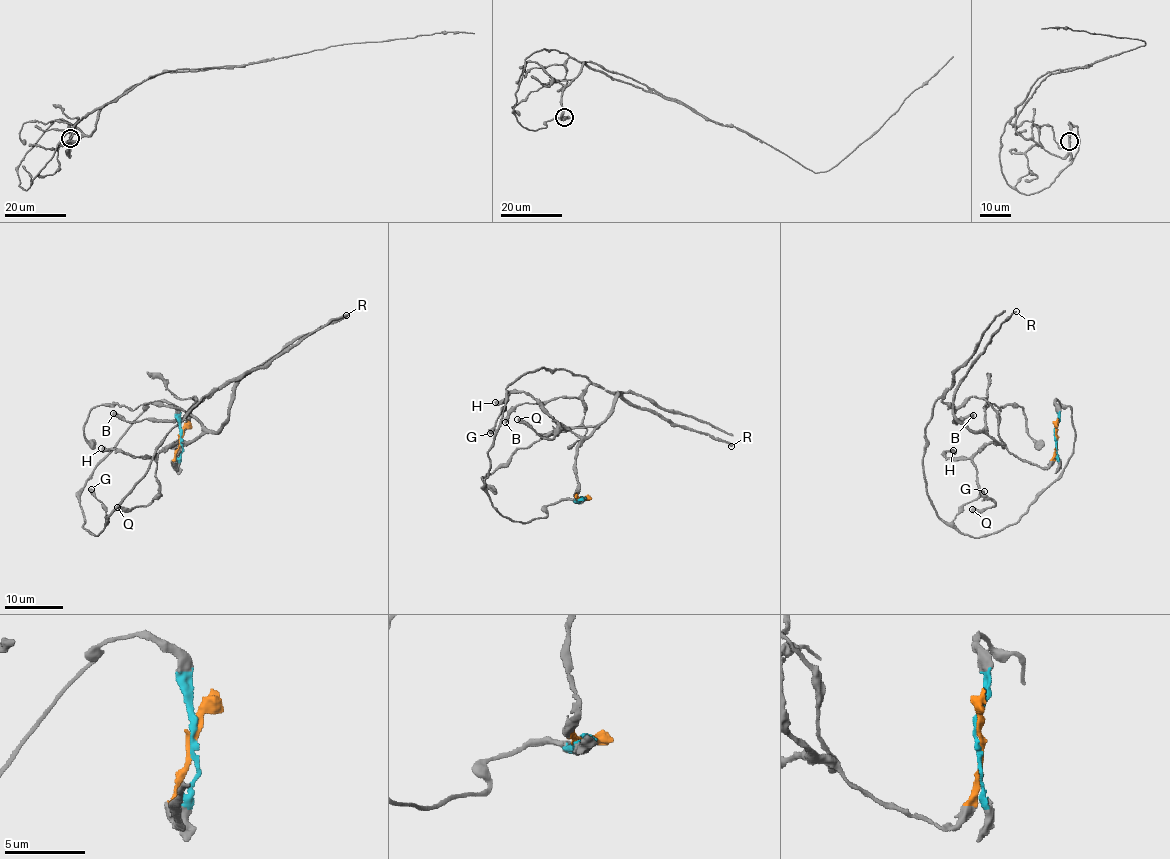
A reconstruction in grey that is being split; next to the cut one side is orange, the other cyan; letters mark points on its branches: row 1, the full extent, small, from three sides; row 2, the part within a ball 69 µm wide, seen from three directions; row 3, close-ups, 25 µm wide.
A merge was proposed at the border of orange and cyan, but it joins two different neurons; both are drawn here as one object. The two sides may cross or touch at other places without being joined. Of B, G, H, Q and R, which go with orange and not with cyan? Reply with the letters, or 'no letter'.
H, Q, R

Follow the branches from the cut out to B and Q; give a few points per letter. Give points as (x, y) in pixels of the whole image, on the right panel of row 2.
B: (1055, 436), (1058, 400), (1065, 468), (977, 537), (924, 473), (932, 405), (973, 414)
Q: (1055, 436), (1046, 467), (1000, 445), (984, 447), (973, 458), (976, 482), (994, 505), (972, 509)

